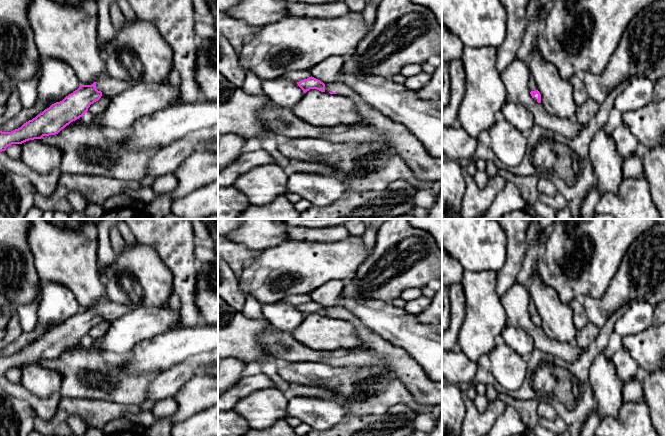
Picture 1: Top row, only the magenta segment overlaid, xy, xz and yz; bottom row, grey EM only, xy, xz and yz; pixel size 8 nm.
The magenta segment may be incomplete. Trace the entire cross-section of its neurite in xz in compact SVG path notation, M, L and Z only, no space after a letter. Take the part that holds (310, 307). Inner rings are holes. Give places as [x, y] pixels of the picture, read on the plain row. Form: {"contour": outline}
{"contour": "M311 300L297 308L304 317L310 313L317 313L350 321L364 346L334 351L314 350L296 341L290 333L269 328L261 333L259 342L270 356L292 363L317 361L335 367L385 366L406 386L417 404L434 406L442 403L442 382L430 379L406 351L372 332L343 306L336 304L323 307Z"}

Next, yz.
{"contour": "M530 301L529 306L528 306L528 311L530 314L530 318L532 320L532 322L537 325L538 327L541 327L541 318L538 315L538 312L533 304L532 301Z"}

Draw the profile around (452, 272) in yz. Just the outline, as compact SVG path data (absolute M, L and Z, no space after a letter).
M442 248L442 283L447 287L460 283L464 272L460 263Z

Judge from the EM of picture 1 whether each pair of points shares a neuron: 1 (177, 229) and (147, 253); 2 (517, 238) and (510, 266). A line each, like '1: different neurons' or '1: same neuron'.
1: different neurons
2: same neuron

